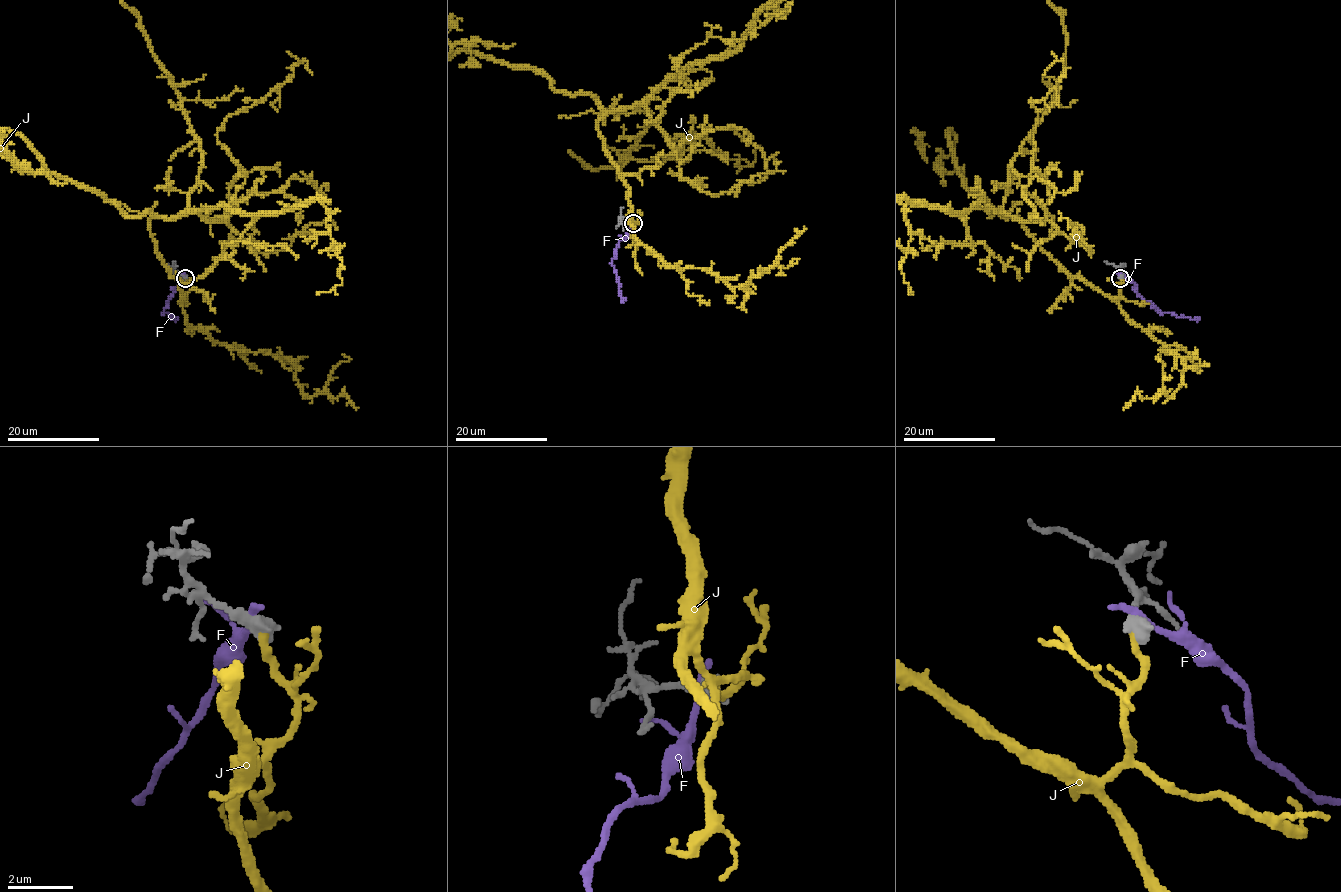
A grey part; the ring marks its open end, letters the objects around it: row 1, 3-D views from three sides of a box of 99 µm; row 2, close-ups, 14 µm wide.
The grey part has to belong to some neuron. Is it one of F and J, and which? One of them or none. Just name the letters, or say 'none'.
J

